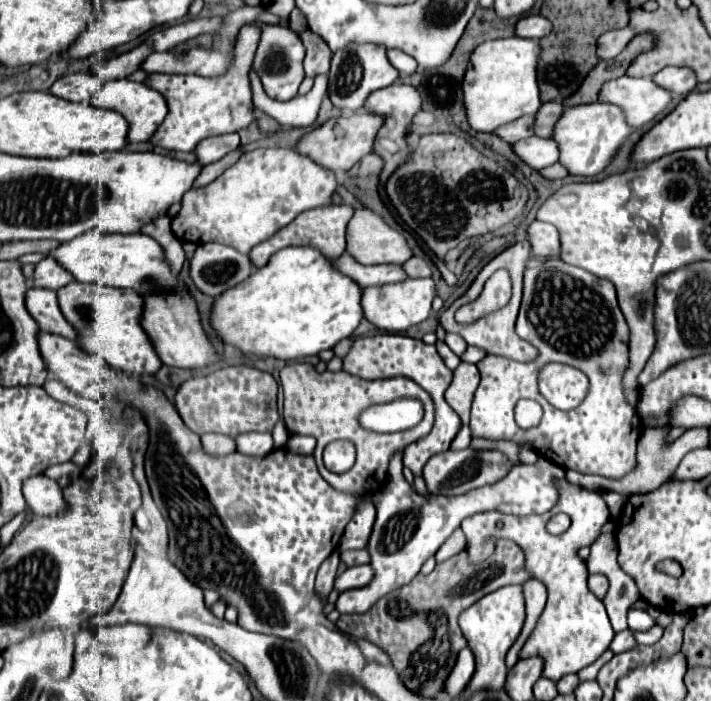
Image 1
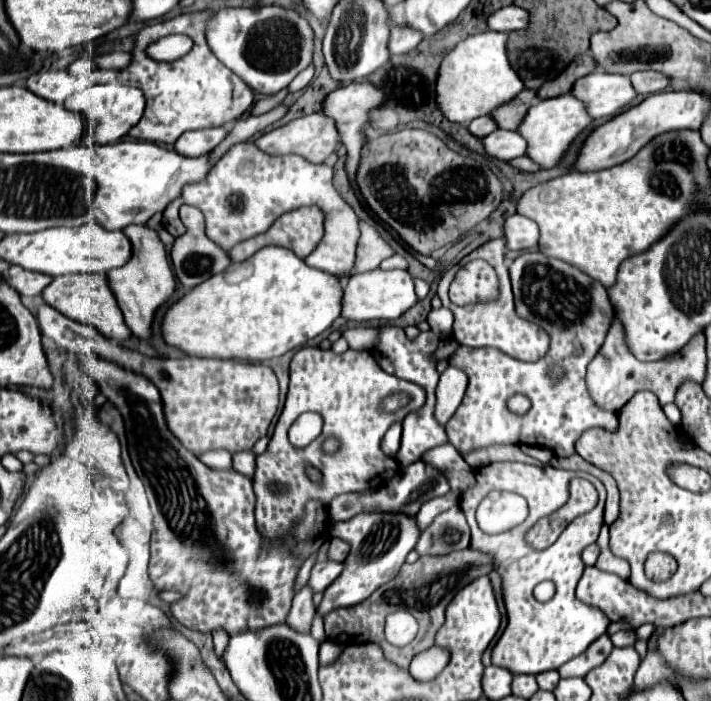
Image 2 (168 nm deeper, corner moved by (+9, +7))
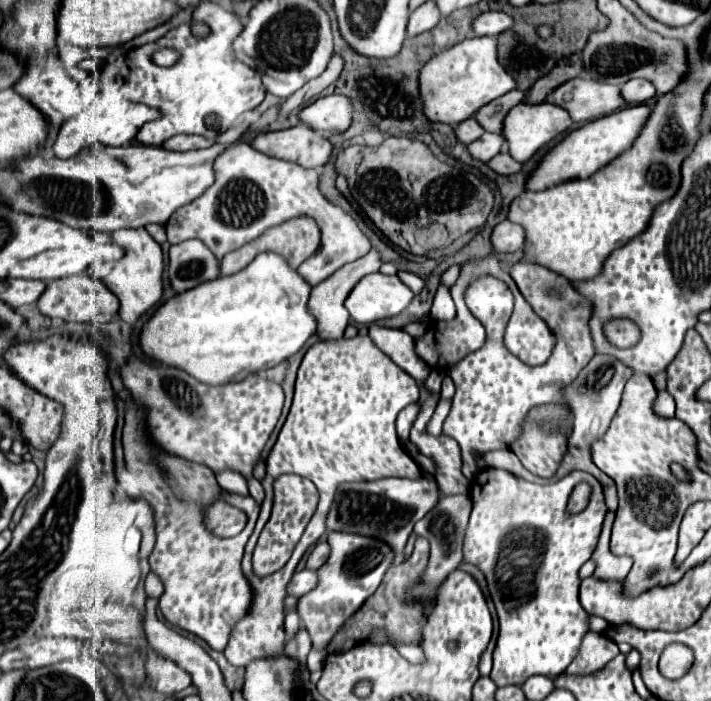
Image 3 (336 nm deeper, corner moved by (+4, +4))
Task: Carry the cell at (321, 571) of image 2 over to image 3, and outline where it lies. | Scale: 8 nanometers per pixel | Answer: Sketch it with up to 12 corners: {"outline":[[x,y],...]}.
{"outline":[[314,570],[292,574],[286,594],[304,596],[316,586]]}

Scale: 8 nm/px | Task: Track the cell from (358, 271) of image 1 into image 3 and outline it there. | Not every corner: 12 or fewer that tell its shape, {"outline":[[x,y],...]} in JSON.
{"outline":[[236,142],[214,184],[166,222],[220,260],[282,220],[310,216],[322,244],[310,286],[372,248],[322,196],[318,170]]}

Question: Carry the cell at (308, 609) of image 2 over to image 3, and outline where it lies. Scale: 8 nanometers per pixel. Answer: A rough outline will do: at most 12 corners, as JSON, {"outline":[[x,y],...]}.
{"outline":[[298,632],[286,642],[284,654],[306,664],[310,640],[306,632]]}

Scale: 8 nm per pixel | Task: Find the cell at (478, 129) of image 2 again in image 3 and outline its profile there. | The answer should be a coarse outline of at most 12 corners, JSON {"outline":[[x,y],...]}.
{"outline":[[474,118],[456,126],[454,134],[462,144],[470,144],[484,134]]}

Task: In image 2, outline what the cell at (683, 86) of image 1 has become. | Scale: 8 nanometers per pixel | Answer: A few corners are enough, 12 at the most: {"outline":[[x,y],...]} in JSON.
{"outline":[[637,71],[631,83],[641,95],[669,87],[669,77],[659,71]]}

